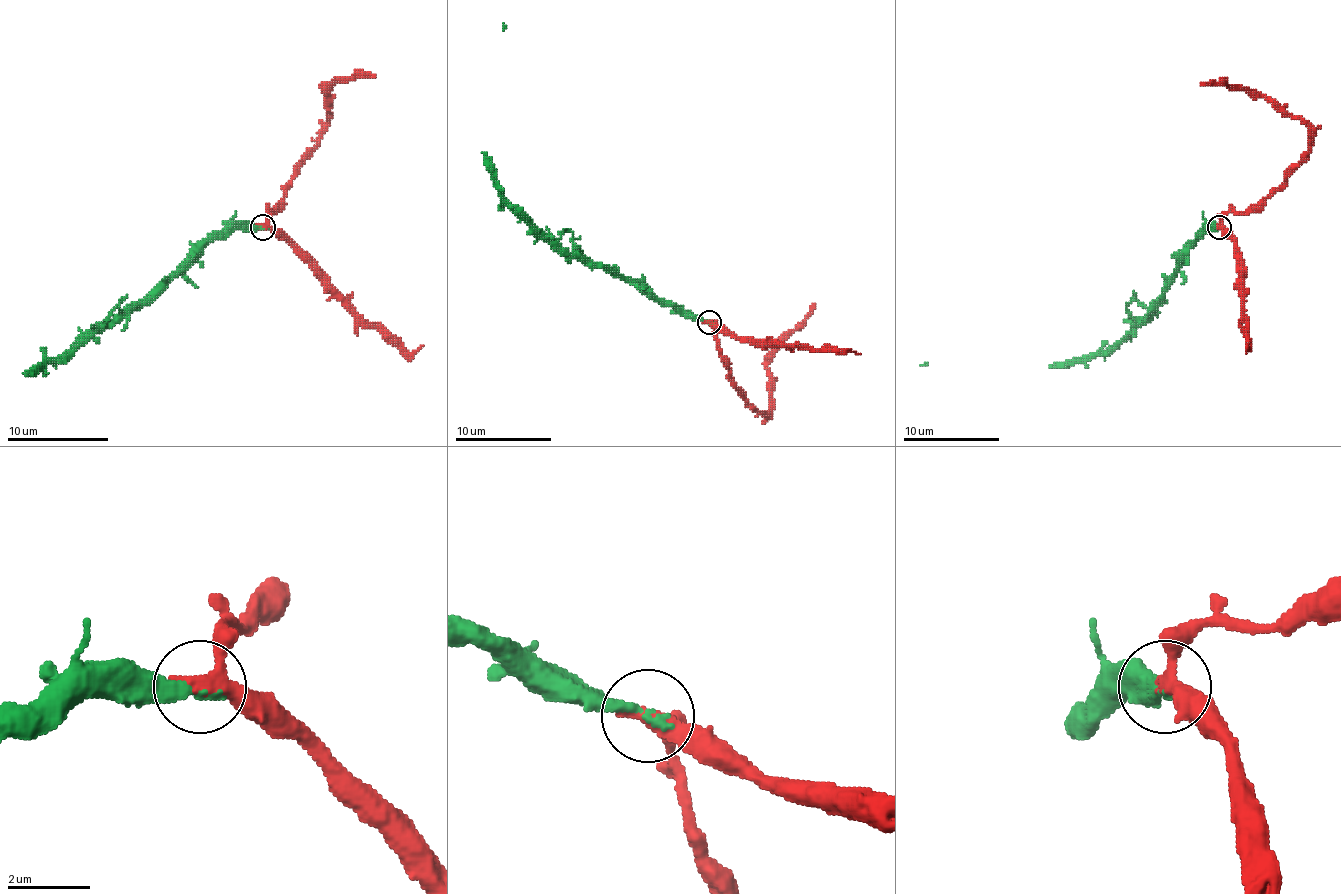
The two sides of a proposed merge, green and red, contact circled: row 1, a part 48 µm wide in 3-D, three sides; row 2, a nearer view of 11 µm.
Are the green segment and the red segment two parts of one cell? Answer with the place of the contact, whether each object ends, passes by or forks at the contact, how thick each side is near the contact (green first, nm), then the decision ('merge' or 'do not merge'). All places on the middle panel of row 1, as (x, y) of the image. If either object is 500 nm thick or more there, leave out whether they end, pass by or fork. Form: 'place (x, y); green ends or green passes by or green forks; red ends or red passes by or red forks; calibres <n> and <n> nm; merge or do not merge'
place (709, 322); green ends; red passes by; calibres 320 and 360 nm; merge

